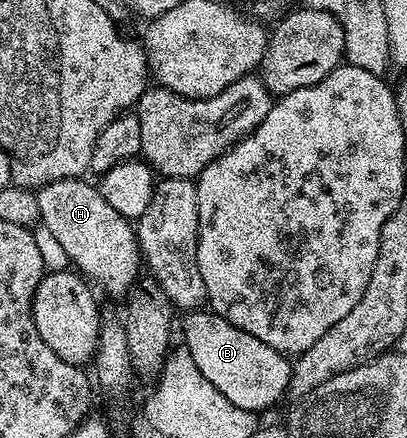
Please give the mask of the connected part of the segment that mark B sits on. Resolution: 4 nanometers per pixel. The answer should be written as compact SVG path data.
M210 309L192 310L186 317L182 342L193 353L201 377L209 381L230 403L246 411L263 413L279 396L287 395L291 386L291 368L288 356L275 351L265 341L257 341L249 333L237 329Z

